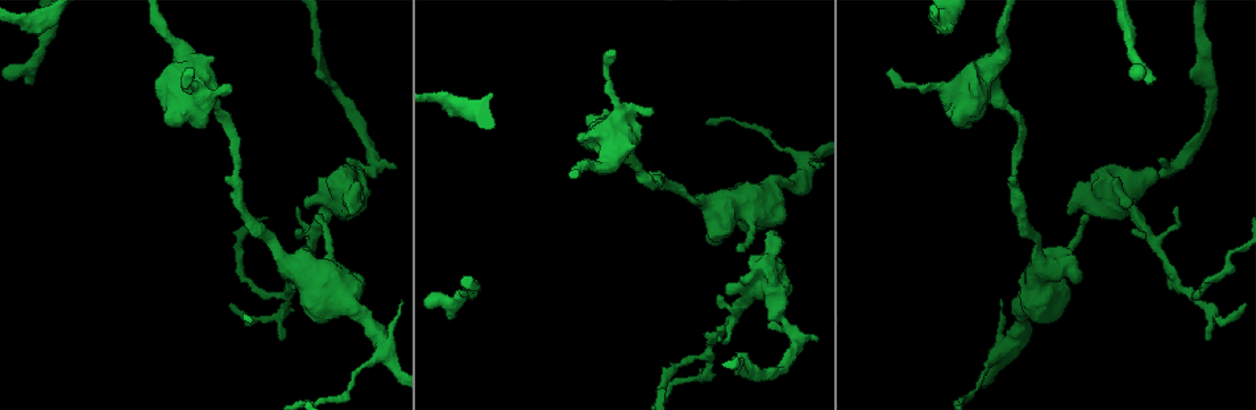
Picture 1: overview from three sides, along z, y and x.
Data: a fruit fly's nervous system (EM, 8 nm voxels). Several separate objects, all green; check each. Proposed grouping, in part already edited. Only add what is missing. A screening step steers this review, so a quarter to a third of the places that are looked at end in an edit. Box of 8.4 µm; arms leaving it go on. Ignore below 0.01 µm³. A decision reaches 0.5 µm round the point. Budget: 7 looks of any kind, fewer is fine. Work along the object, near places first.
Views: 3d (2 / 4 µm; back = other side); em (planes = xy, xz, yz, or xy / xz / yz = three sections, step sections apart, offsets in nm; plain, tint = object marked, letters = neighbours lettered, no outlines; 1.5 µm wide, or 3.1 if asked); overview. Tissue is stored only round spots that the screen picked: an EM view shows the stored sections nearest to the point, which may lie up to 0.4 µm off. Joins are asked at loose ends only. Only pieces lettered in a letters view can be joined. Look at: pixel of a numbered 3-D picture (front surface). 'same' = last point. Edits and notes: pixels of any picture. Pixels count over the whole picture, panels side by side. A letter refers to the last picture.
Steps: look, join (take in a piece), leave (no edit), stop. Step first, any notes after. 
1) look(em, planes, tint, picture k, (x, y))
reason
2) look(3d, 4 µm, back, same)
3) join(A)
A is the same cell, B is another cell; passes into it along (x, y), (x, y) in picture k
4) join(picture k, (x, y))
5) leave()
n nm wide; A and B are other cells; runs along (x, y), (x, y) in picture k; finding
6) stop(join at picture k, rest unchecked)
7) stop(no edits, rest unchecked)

look(3d, 4 µm, picture 1, (739, 355))
branch stops here

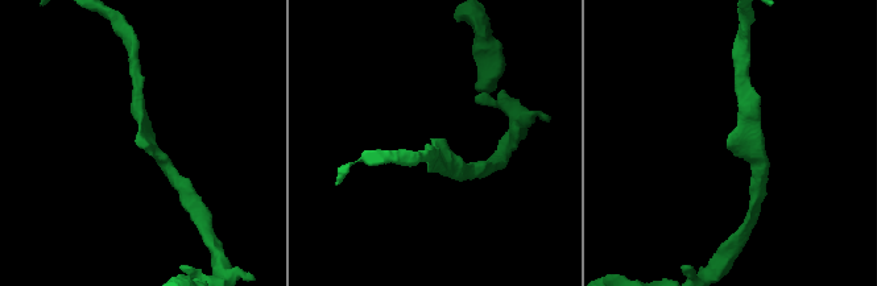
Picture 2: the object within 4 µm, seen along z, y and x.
look(em, xz, step 8, letters, picture 2, (432, 142))
arms of 180, 190 nm; now the EM

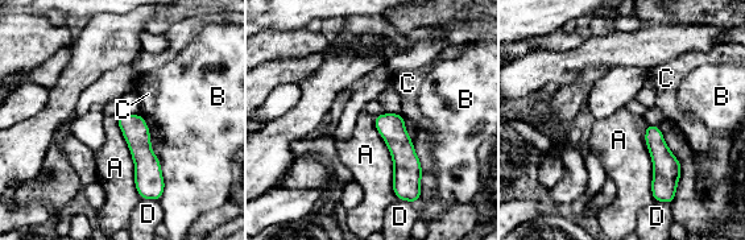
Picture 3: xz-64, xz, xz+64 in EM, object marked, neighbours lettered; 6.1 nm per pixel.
look(em, planes, letters, same)
cut it another way

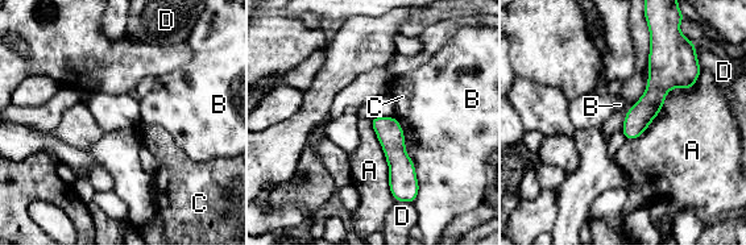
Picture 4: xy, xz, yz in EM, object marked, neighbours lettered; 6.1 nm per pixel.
leave()
160 nm wide; A, B, C and D are other cells; border along (701, 70), (626, 138) in picture 4; no lettered piece goes on from it

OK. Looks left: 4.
look(3d, 4 µm, picture 1, (1176, 209))
free end

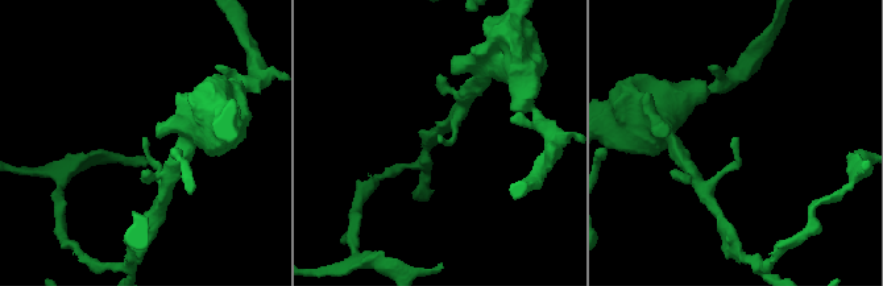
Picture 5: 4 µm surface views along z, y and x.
look(em, xz, step 4, letters, picture 5, (143, 138))

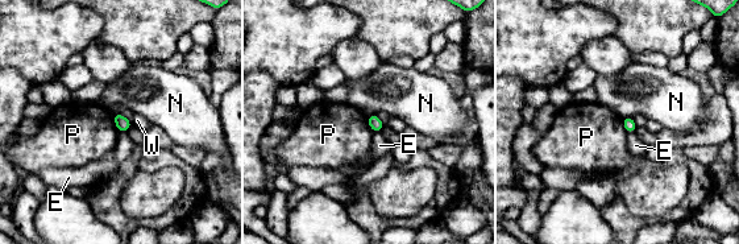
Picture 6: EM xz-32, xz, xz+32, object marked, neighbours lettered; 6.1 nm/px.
look(em, xy, step 8, letters, same)

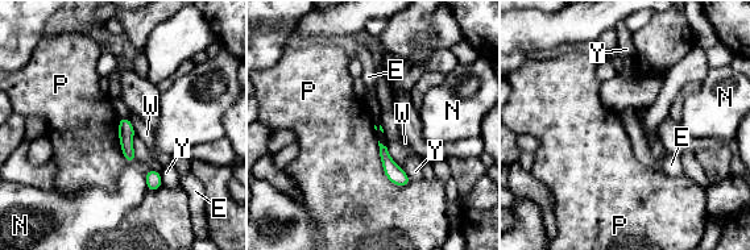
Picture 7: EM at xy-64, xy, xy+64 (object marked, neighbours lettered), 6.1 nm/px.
leave()
P touches over 340 nm; E, N, P, W and Y are other cells; border along (377, 141), (384, 174), (406, 186) in picture 7; none of them fits

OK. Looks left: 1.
stop(no edits, rest unchecked)

